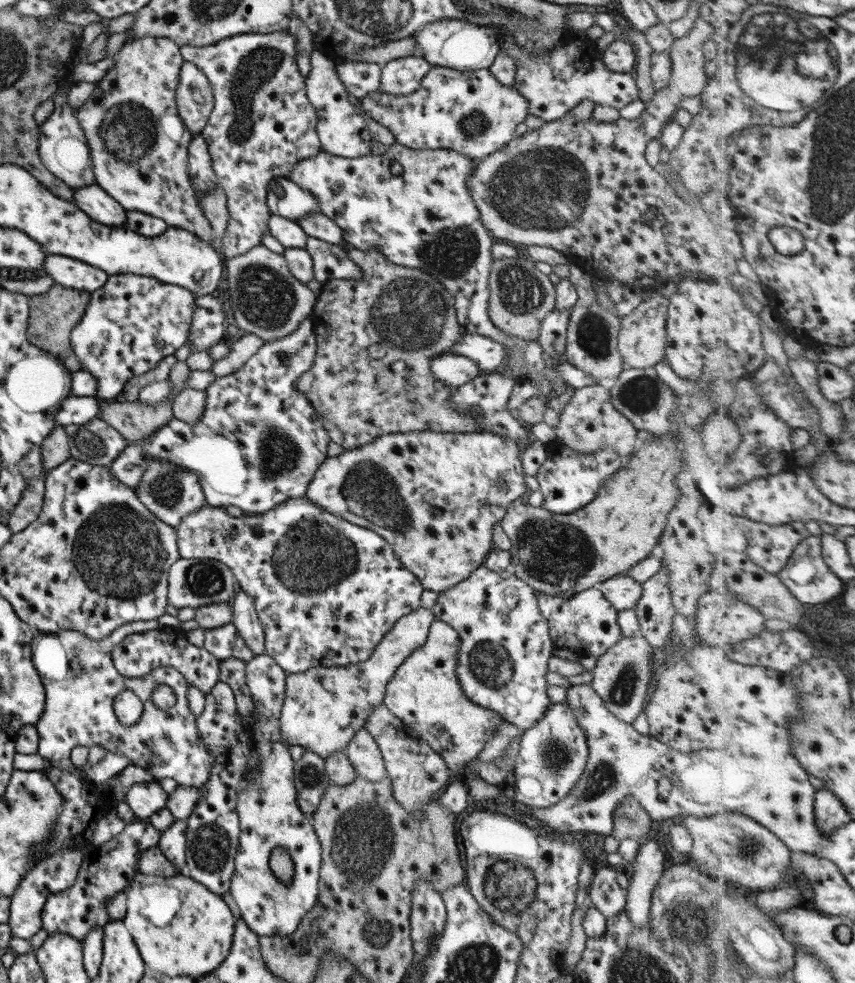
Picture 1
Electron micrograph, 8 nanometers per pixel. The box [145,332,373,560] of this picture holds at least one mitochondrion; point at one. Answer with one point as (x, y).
(280, 454)

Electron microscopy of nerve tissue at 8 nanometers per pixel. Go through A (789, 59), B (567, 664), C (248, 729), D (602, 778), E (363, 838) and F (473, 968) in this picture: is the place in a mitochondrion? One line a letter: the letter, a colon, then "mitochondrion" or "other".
A: mitochondrion
B: other
C: other
D: mitochondrion
E: mitochondrion
F: mitochondrion

